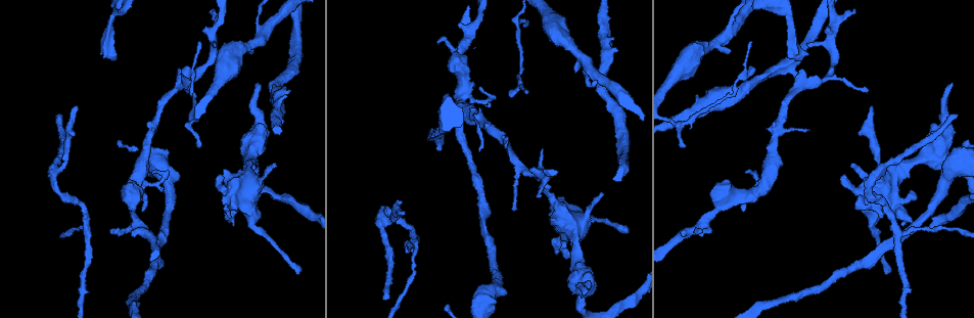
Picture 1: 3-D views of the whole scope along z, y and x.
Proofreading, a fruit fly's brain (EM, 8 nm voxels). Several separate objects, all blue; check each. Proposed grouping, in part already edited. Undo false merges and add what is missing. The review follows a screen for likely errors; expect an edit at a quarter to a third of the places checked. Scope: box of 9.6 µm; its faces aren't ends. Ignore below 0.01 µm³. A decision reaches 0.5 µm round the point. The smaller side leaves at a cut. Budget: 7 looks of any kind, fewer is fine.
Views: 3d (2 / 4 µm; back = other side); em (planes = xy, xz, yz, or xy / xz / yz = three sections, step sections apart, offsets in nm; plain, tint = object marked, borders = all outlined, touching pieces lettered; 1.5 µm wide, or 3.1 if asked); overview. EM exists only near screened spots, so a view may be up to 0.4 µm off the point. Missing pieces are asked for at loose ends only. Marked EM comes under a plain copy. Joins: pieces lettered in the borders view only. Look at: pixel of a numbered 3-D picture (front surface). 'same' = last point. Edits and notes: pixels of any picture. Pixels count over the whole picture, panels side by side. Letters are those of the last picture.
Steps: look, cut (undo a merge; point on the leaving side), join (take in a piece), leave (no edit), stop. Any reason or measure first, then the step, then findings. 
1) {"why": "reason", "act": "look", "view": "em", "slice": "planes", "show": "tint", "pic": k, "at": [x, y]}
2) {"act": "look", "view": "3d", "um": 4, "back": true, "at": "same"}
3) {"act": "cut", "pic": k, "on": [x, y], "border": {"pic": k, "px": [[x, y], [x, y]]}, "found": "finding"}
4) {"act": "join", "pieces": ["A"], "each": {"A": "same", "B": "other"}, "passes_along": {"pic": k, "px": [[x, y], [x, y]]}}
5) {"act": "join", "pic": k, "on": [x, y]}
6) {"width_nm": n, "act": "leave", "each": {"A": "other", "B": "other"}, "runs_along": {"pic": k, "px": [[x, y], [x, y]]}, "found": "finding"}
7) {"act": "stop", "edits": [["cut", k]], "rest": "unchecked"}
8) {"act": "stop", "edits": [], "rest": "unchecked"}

{"why": "thin end", "act": "look", "view": "3d", "um": 4, "pic": 1, "at": [602, 196]}

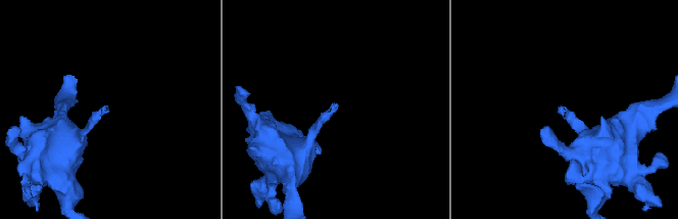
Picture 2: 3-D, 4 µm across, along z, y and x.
{"act": "look", "view": "em", "slice": "planes", "show": "borders", "pic": 2, "at": [335, 108]}

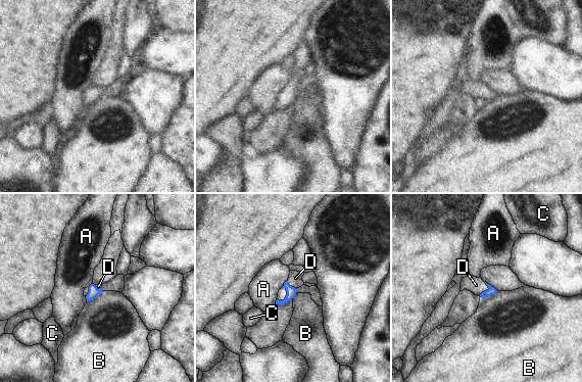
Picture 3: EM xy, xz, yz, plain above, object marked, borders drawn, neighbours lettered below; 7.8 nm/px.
{"act": "join", "pieces": ["D"], "each": {"A": "other", "B": "other", "C": "other", "D": "same"}, "passes_along": {"pic": 3, "px": [[290, 295], [291, 286], [295, 278]]}, "found": "the neuron continues"}

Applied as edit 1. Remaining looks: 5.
{"why": "branch stops here", "act": "look", "view": "3d", "um": 2, "pic": 1, "at": [503, 144]}

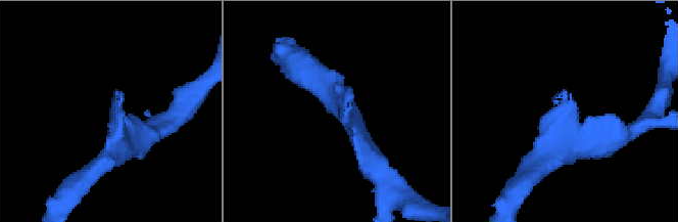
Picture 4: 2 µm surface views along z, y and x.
{"act": "look", "view": "em", "slice": "xz", "step": 4, "show": "borders", "pic": 4, "at": [344, 112]}

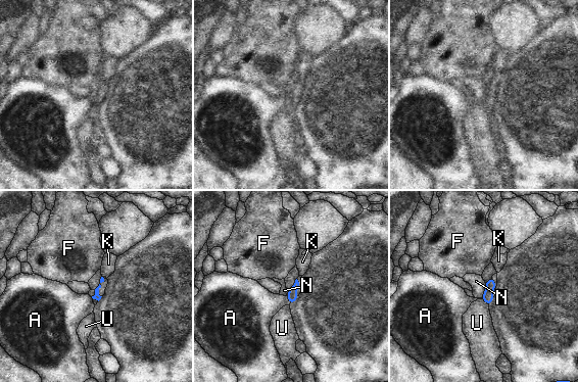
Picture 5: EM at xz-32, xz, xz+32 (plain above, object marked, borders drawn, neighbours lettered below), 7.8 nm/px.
{"longest_contact_nm": ["N", 120], "act": "leave", "each": {"A": "other", "F": "other", "K": "other", "N": "other", "U": "other"}, "border": {"pic": 5, "px": [[482, 298], [488, 306]]}, "found": "no lettered piece goes on from it"}

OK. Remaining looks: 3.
{"why": "long arm stops here", "act": "look", "view": "em", "slice": "planes", "show": "borders", "pic": 1, "at": [57, 115]}

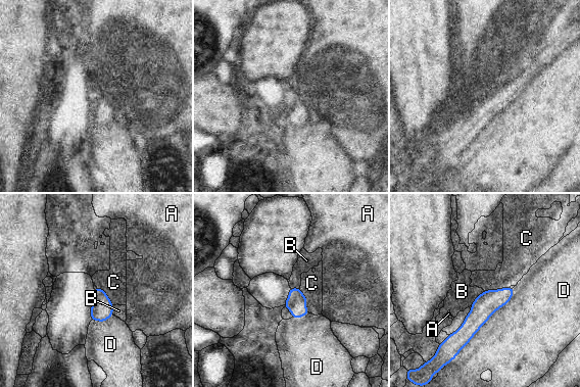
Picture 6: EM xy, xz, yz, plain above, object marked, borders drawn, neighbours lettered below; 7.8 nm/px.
{"act": "leave", "each": {"A": "other", "B": "other", "C": "other", "D": "other"}, "found": "no lettered piece goes on from it"}

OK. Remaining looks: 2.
{"act": "stop", "edits": [["join", 3]], "rest": "unchecked"}

